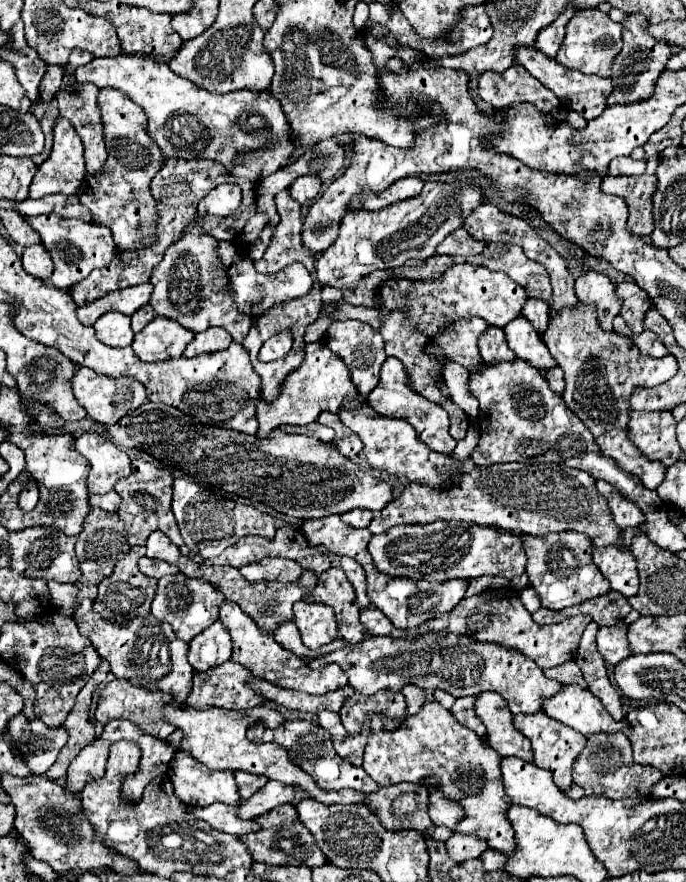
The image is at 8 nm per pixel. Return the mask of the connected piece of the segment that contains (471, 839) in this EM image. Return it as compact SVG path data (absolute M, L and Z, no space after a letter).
M453 833L447 839L447 851L451 855L451 859L455 861L465 861L465 859L475 859L481 855L481 851L487 849L485 839L477 839L477 835L461 835L461 833Z

